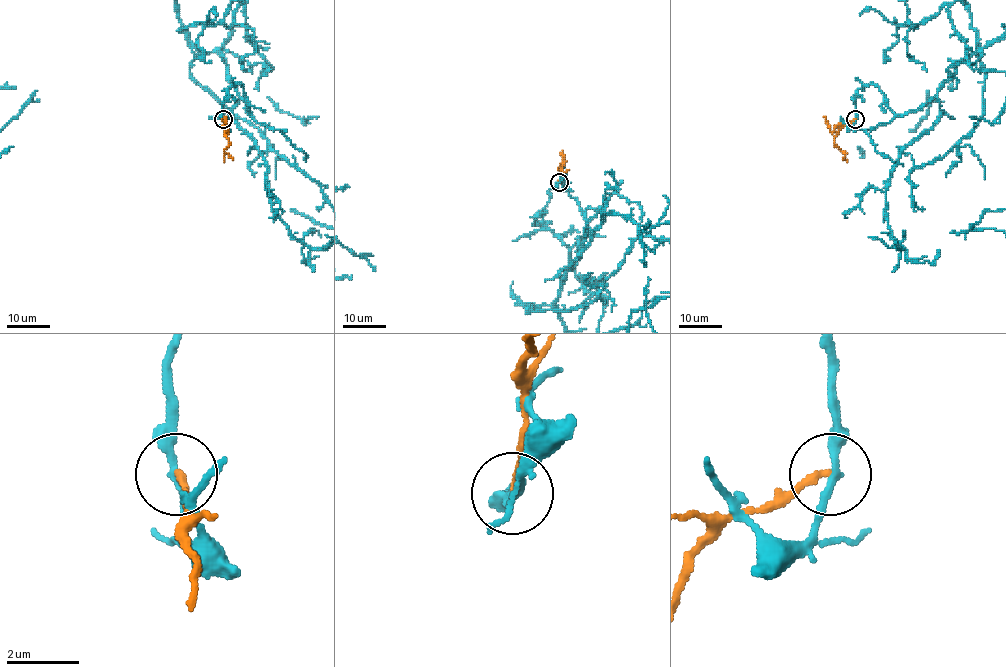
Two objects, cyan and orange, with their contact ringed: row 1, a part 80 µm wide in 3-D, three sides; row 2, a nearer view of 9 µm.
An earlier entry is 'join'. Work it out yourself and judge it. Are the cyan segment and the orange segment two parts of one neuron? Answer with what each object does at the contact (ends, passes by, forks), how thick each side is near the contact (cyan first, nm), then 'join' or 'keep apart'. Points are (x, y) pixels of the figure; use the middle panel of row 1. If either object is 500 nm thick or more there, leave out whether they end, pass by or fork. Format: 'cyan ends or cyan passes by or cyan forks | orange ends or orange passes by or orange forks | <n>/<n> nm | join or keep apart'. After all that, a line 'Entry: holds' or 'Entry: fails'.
cyan passes by | orange ends | 220/180 nm | keep apart
Entry: fails

